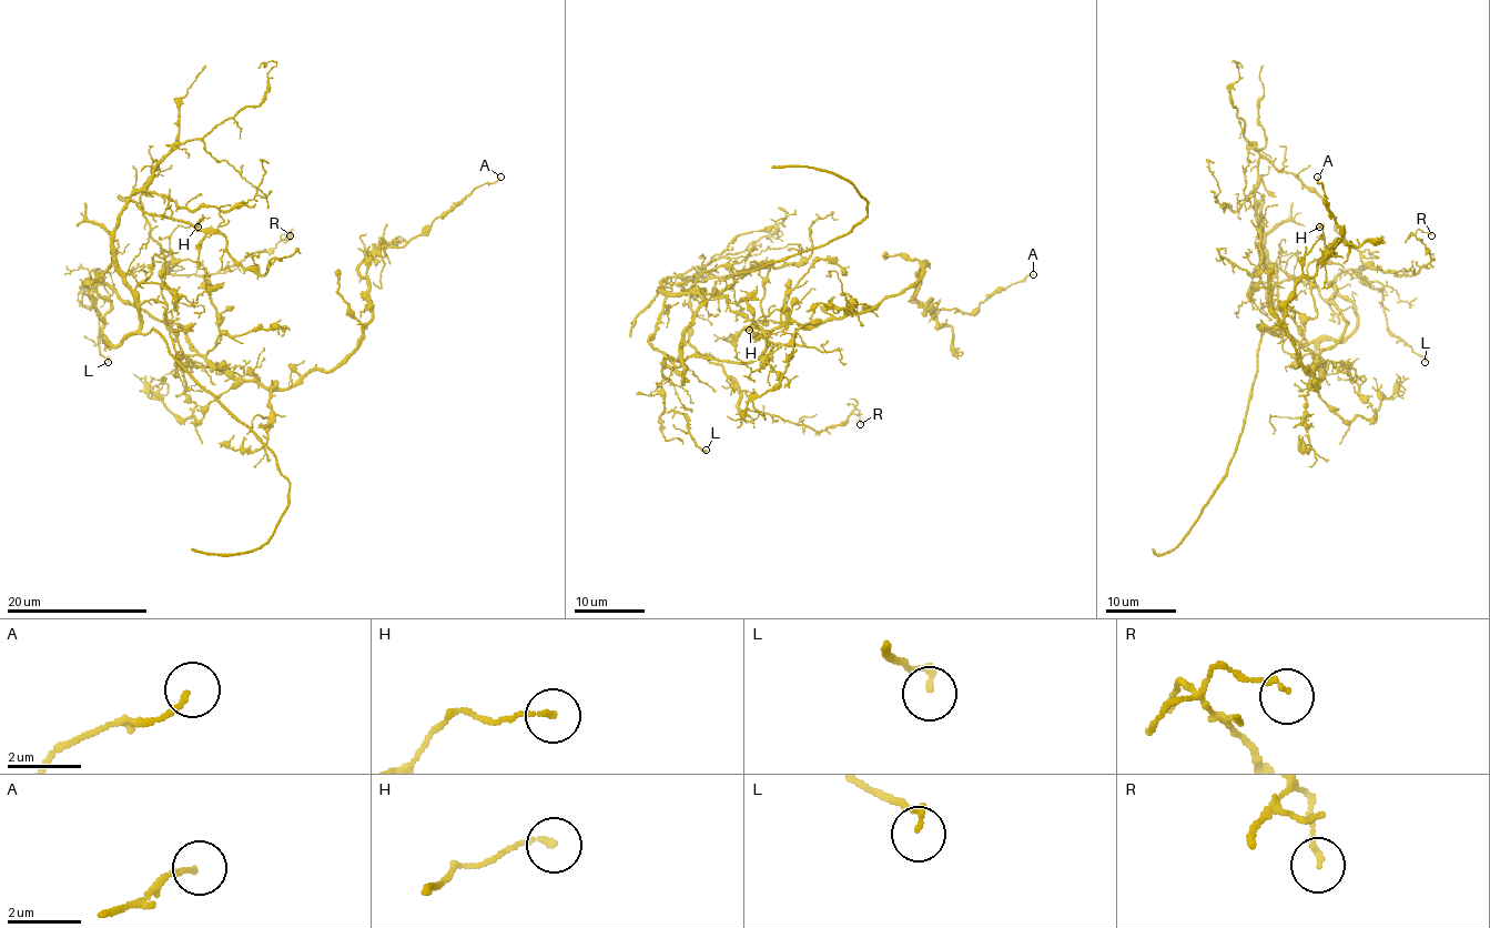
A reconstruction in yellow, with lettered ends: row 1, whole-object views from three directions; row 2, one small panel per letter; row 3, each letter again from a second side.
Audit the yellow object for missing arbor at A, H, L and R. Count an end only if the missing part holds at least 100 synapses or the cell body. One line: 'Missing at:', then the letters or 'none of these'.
Missing at: none of these

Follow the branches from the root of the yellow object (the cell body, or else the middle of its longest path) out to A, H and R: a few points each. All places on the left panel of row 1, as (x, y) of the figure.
A: (160, 302), (185, 355), (289, 389), (356, 346), (372, 316), (358, 270), (367, 258), (404, 248), (500, 177)
H: (160, 302), (185, 355), (203, 355), (220, 341), (205, 269), (176, 260), (170, 248), (179, 227), (198, 227)
R: (160, 302), (140, 302), (125, 281), (112, 230), (162, 158), (140, 200), (168, 274), (218, 274), (290, 235)

